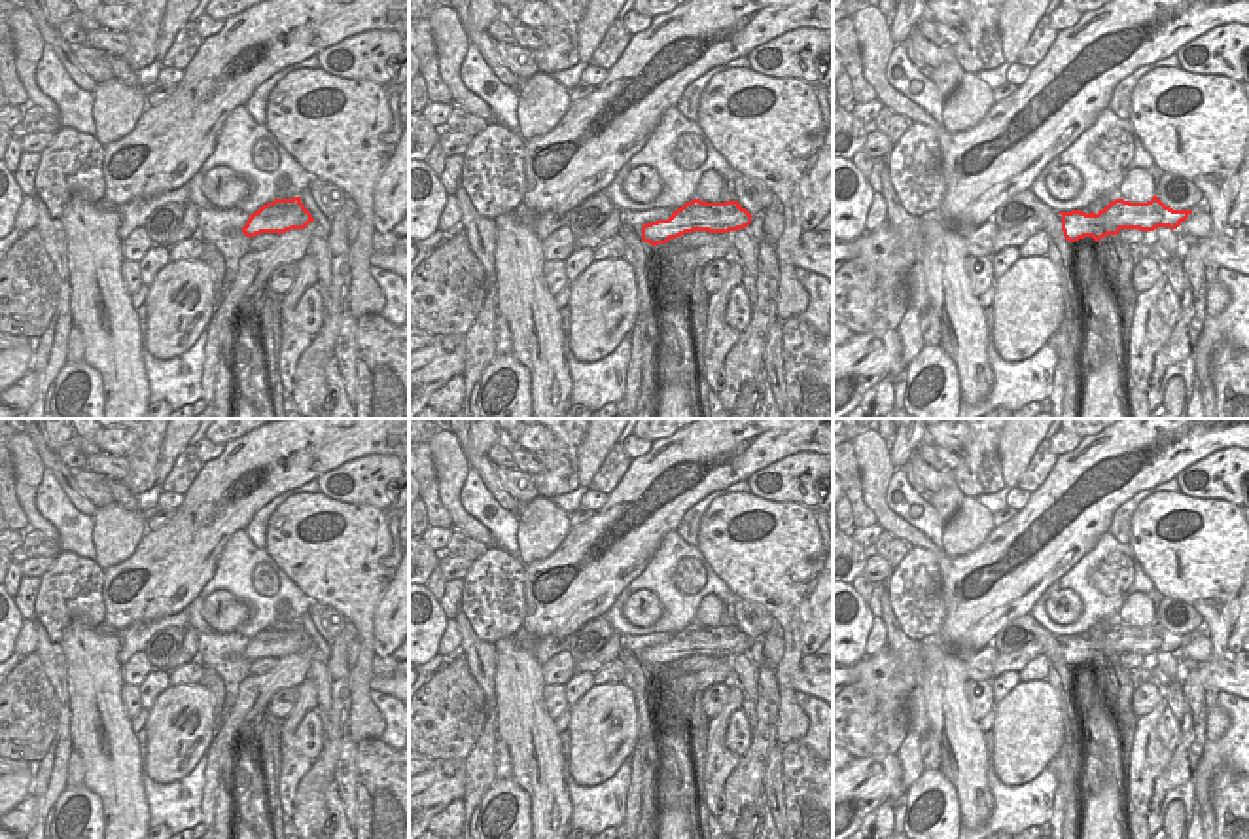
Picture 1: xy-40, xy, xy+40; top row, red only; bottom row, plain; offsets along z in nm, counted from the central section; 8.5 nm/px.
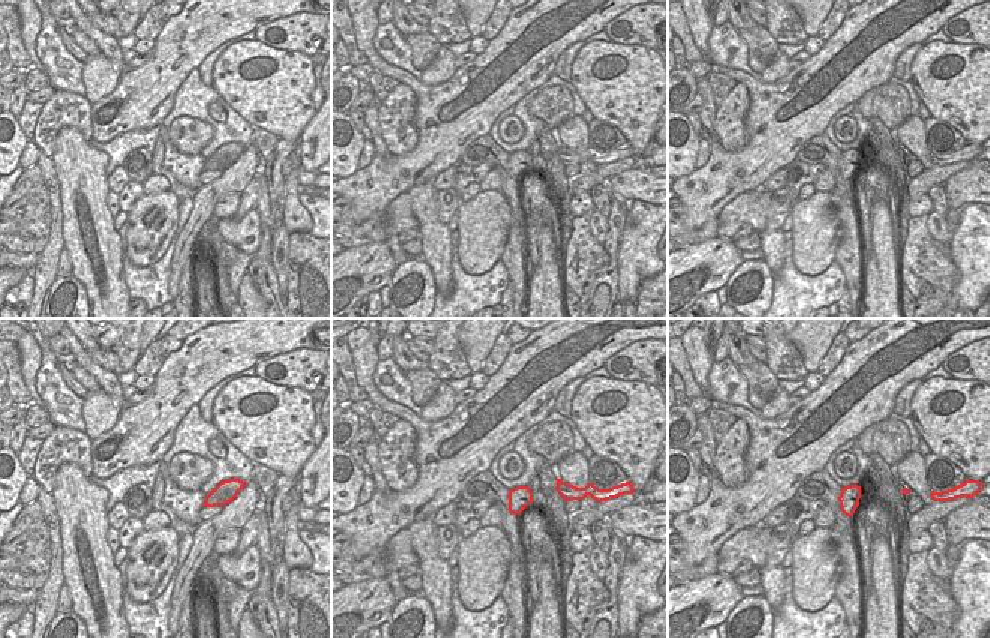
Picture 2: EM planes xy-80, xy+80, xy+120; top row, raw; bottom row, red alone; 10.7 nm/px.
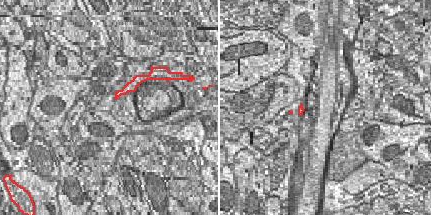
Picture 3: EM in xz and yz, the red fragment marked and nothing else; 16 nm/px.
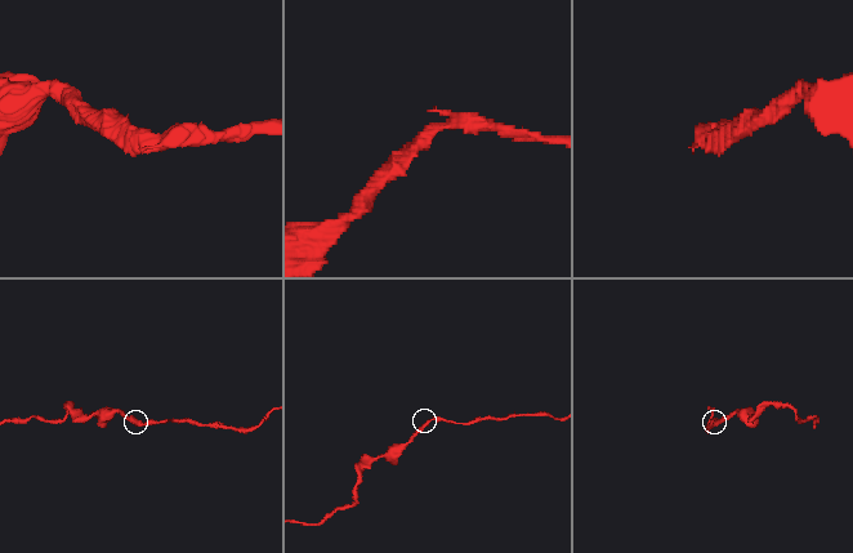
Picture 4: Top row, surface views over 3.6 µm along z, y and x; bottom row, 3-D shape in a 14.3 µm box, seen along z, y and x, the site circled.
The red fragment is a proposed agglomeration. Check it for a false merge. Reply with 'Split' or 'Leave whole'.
Leave whole

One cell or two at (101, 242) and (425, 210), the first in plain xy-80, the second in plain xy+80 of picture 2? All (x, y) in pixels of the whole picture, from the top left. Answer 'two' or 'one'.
one

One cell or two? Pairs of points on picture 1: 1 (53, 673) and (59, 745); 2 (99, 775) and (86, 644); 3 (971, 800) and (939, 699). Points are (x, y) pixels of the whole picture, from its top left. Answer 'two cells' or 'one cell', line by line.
1: one cell
2: one cell
3: one cell

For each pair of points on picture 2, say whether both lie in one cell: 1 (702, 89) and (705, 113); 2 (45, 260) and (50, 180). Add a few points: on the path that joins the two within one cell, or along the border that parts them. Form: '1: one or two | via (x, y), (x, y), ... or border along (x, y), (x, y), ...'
1: one | via (707, 95), (707, 107)
2: one | via (56, 240), (54, 200)

